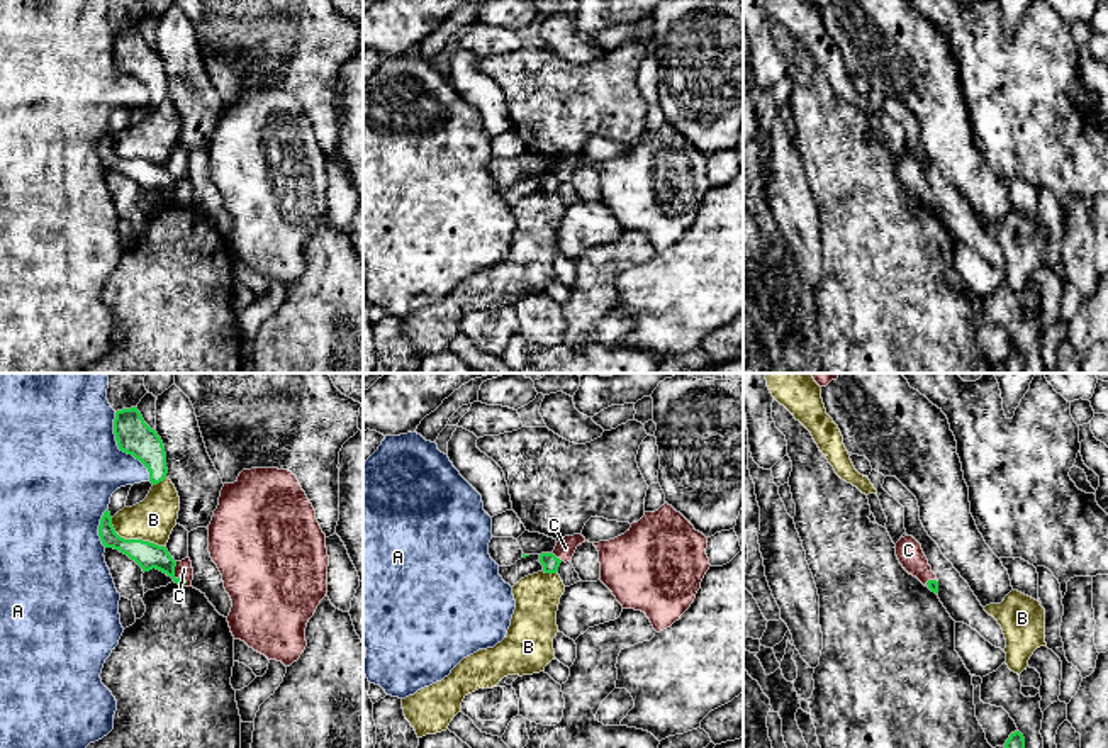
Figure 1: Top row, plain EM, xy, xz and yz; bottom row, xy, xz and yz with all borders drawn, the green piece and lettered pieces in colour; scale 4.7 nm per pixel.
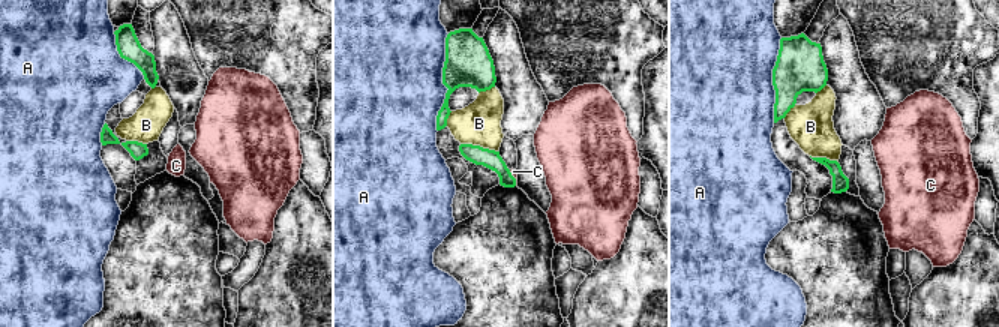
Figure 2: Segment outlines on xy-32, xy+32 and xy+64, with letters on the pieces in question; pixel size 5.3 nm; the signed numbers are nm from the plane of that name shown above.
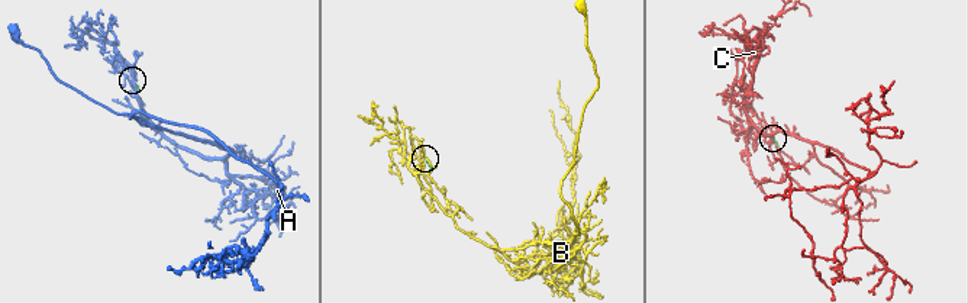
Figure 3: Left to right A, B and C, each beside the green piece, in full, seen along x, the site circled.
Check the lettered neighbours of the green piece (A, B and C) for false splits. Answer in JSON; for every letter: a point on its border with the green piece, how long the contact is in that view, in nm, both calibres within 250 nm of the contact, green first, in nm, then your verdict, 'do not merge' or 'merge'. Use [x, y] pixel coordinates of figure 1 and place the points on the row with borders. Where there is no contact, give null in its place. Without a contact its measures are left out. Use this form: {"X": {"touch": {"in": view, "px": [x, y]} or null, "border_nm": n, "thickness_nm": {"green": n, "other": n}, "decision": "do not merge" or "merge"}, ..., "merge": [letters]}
{"A": {"touch": {"in": "xy", "px": [121, 450]}, "border_nm": 360, "thickness_nm": {"green": 170, "other": 480}, "decision": "do not merge"}, "B": {"touch": {"in": "xy", "px": [133, 540]}, "border_nm": 300, "thickness_nm": {"green": 130, "other": 200}, "decision": "do not merge"}, "C": {"touch": {"in": "xy", "px": [173, 575]}, "border_nm": 120, "thickness_nm": {"green": 130, "other": 80}, "decision": "do not merge"}, "merge": []}

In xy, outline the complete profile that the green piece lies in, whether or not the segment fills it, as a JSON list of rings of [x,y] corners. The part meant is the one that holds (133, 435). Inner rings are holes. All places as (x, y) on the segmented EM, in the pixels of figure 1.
[[[137,407],[115,412],[114,434],[120,451],[132,455],[149,472],[153,485],[166,478],[166,453],[161,438],[151,429]]]

